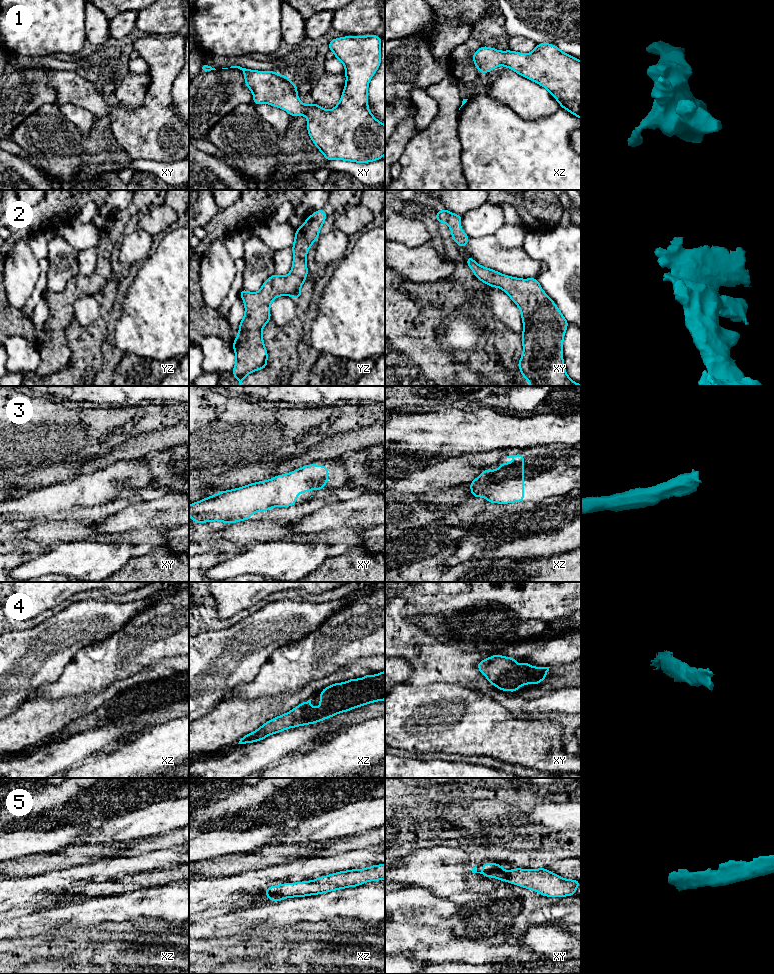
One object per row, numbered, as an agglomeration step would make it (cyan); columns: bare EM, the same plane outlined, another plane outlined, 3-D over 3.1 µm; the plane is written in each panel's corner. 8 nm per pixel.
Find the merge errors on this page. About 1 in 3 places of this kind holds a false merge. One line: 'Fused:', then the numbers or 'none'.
Fused: none

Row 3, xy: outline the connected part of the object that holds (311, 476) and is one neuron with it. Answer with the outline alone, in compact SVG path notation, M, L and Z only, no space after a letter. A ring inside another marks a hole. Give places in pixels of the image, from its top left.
M309 464L298 468L291 473L277 475L267 481L259 481L241 488L221 491L189 505L189 516L194 519L194 524L221 521L235 523L250 519L254 512L268 511L272 507L289 507L296 504L296 497L302 492L311 492L317 488L318 492L328 482L328 466Z

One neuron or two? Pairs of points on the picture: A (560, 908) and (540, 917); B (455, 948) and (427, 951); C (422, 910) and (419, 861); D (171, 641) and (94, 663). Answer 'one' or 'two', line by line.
A: one
B: one
C: two
D: one

